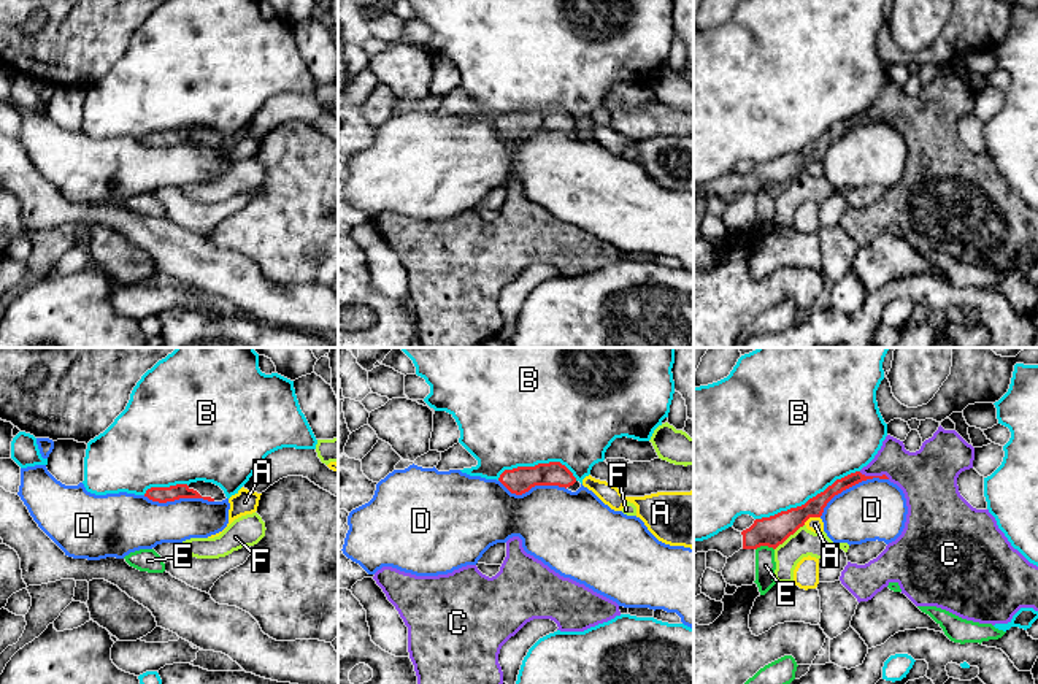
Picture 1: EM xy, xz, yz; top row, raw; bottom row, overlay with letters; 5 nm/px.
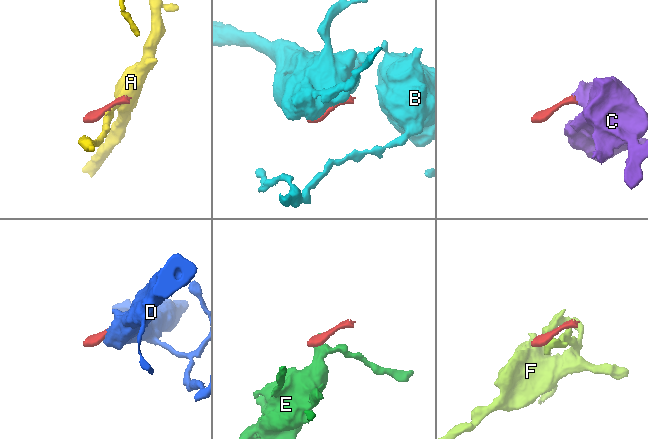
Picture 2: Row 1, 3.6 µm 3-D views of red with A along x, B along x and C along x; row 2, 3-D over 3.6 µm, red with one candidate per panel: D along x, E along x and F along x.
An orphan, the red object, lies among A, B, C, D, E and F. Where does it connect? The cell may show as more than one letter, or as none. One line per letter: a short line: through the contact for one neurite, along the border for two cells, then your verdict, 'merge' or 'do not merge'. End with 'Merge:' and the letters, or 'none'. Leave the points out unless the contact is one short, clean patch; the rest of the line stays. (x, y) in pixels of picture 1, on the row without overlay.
A: line yz (819, 161), (811, 161), (803, 169); do not merge
B: do not merge
C: line yz (838, 130), (862, 119), (875, 121), (924, 121); merge
D: do not merge
E: line yz (773, 192), (759, 191), (756, 194); do not merge
F: line yz (803, 169), (775, 194); do not merge
Merge: C

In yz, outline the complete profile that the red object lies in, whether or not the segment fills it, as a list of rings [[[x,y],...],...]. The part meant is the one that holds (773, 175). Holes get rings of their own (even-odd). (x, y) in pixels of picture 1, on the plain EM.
[[[941,70],[916,97],[906,95],[903,86],[887,79],[875,103],[860,116],[836,124],[802,151],[755,163],[743,176],[729,171],[708,184],[694,186],[694,202],[708,195],[717,195],[729,203],[740,194],[776,194],[809,162],[821,162],[835,140],[867,124],[889,124],[906,143],[905,173],[868,208],[848,206],[840,221],[841,229],[859,248],[897,227],[916,251],[936,251],[979,268],[1008,268],[1021,252],[1038,256],[1038,211],[1011,190],[989,154],[976,154],[960,140],[957,122],[973,113],[973,105],[975,92],[955,75],[944,75]]]

